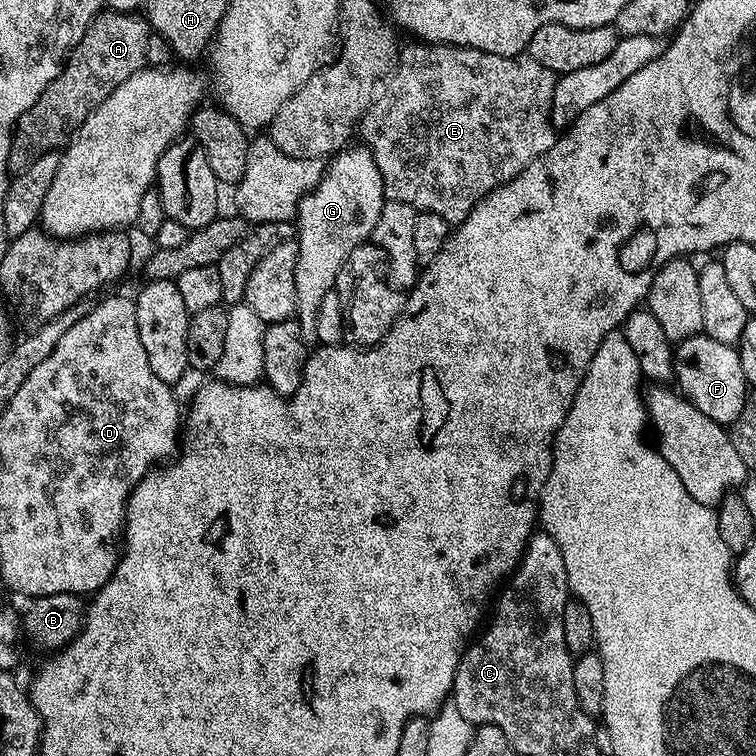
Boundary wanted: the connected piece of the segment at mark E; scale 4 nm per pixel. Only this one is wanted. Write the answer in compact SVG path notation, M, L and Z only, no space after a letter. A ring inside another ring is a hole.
M411 42L399 49L394 71L387 77L382 91L373 99L372 107L365 114L359 125L359 135L364 135L363 143L374 154L374 162L378 162L378 170L382 174L384 194L387 199L406 202L410 207L442 214L442 218L450 226L461 224L474 210L474 206L486 194L493 192L499 184L510 182L534 158L546 154L550 146L554 146L558 132L552 127L552 99L556 90L557 73L546 70L542 62L534 62L527 54L518 56L503 56L502 54L486 54L477 48L459 48L457 44L426 44Z

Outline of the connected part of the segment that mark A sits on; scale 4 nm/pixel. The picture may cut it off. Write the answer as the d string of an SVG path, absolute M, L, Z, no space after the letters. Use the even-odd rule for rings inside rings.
M101 11L94 17L86 34L82 34L79 42L73 46L68 54L68 59L63 61L58 78L42 90L38 102L18 118L16 129L12 132L10 142L10 158L8 159L8 171L15 174L26 170L34 158L42 158L47 152L60 152L72 139L73 132L86 122L86 118L130 74L139 72L148 64L146 58L146 46L150 35L150 24L143 15L135 16L132 12L108 12Z

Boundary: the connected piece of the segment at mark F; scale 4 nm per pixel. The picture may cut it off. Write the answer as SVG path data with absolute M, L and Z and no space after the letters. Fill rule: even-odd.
M706 335L691 336L675 345L677 389L714 422L730 426L742 414L744 401L750 392L748 380L742 374L740 353L733 345L714 342Z

